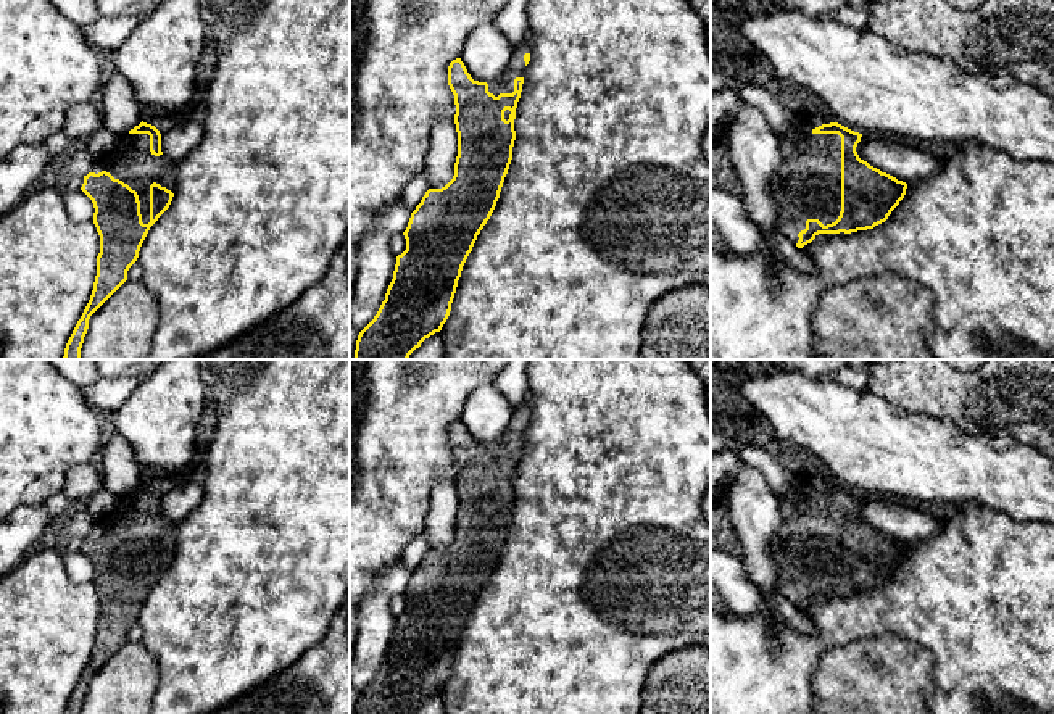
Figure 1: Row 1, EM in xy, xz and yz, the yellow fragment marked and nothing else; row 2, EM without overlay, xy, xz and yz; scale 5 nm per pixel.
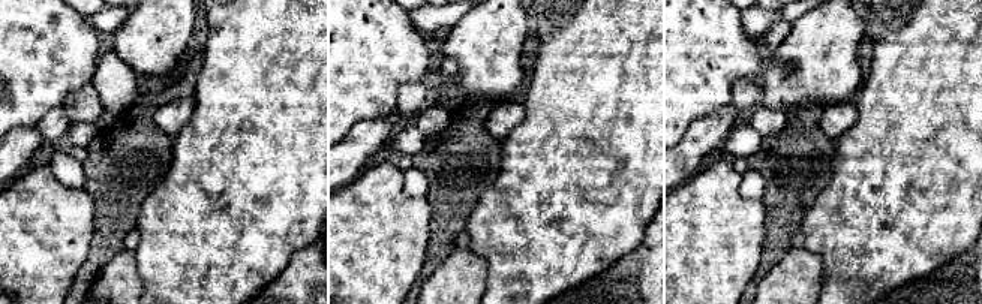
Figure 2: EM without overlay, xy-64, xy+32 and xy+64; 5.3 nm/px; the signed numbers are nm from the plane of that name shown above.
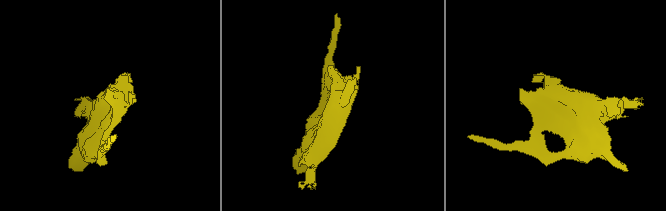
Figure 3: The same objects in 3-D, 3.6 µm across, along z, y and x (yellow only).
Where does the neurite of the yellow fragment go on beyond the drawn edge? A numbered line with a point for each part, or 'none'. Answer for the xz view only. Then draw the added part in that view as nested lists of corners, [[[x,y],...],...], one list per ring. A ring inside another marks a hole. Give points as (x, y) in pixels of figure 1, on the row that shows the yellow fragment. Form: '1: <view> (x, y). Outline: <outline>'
1: xz (505, 83). Outline: [[[530,34],[524,39],[524,42],[516,48],[509,66],[492,82],[488,82],[488,92],[498,97],[500,93],[512,93],[514,92],[514,79],[524,77],[525,61],[524,55],[532,52],[532,39]]]

